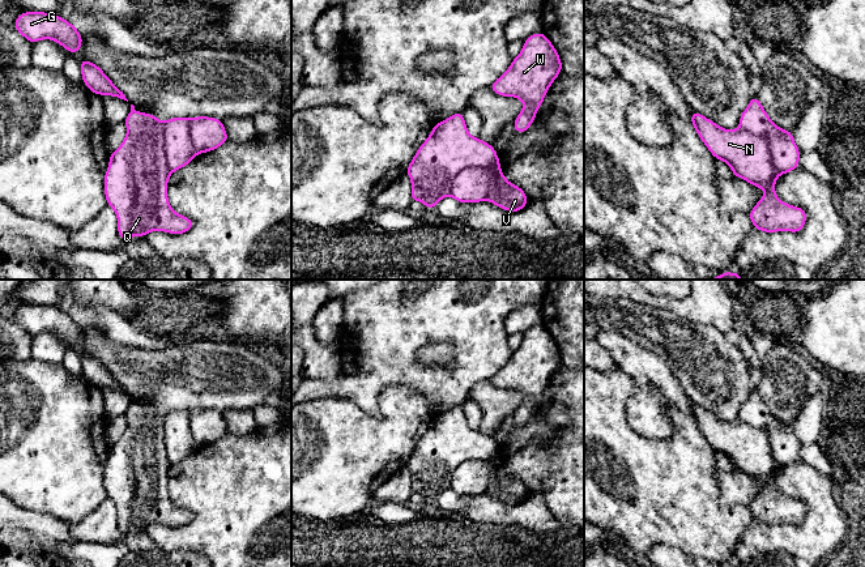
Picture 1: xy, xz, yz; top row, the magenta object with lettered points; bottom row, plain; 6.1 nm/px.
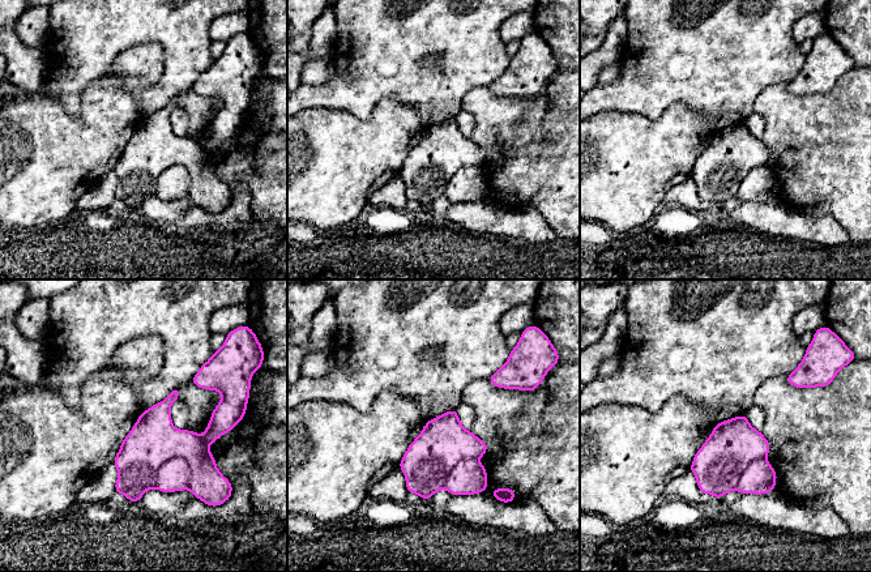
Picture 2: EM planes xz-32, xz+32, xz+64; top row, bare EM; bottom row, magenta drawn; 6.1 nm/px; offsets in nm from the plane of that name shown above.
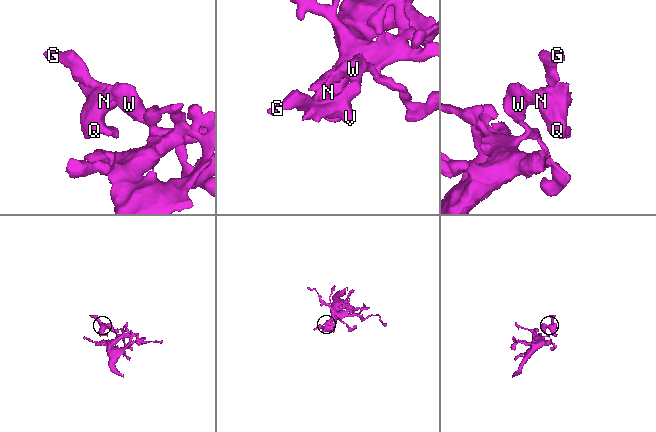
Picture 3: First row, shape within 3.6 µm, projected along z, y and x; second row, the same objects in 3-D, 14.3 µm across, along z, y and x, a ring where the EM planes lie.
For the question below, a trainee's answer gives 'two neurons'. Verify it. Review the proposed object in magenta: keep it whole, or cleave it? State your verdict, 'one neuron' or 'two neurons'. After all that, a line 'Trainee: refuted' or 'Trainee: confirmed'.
two neurons
Trainee: confirmed

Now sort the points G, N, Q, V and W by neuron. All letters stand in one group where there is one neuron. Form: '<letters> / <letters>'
G W / N Q V

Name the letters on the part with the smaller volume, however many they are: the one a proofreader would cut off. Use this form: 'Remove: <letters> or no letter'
Remove: N, Q, V

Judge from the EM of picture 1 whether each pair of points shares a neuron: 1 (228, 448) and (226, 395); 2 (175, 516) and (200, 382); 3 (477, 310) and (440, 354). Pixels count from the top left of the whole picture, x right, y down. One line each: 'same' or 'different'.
1: different
2: same
3: different

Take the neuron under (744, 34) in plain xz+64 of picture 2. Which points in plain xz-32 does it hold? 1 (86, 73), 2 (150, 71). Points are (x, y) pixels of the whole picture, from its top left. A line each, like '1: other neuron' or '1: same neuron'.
1: same neuron
2: other neuron

